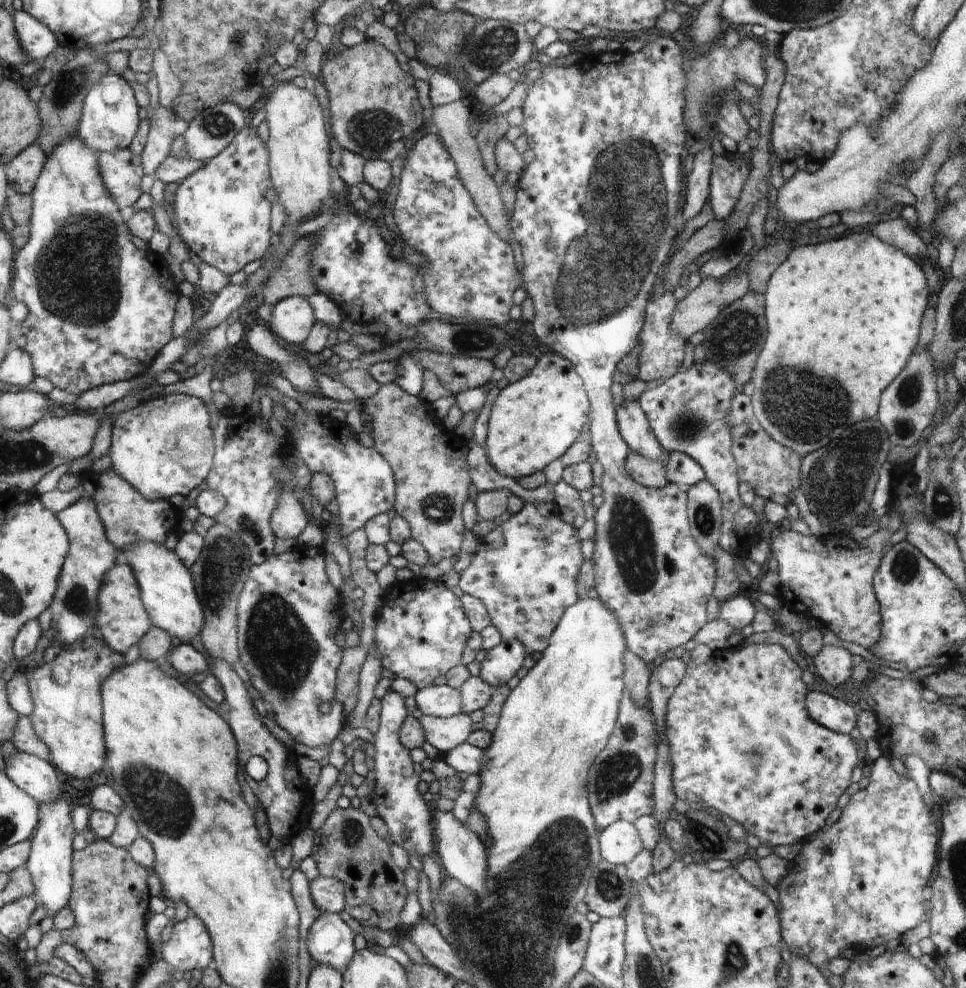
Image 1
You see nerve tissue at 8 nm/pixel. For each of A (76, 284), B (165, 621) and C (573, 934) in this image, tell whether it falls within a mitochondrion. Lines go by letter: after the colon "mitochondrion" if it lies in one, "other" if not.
A: mitochondrion
B: other
C: mitochondrion

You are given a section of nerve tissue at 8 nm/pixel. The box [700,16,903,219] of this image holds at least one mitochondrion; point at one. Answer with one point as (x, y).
(869, 76)

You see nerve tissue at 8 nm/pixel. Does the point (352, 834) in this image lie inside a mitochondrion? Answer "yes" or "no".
yes

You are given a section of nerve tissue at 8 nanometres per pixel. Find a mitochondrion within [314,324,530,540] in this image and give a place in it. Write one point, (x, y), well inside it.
(438, 508)

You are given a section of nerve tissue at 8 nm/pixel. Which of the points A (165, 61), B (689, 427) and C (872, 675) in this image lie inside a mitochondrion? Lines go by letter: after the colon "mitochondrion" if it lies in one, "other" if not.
A: other
B: mitochondrion
C: other

